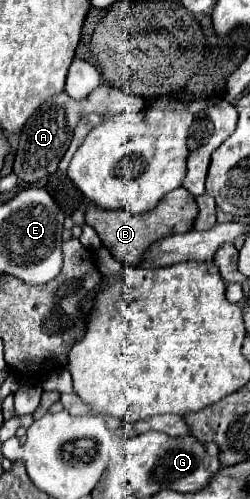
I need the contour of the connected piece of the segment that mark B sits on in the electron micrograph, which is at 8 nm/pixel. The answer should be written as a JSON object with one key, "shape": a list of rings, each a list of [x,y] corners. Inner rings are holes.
{"shape":[[[175,188],[169,194],[159,200],[159,204],[145,212],[145,214],[129,214],[123,208],[117,210],[103,210],[95,204],[87,204],[85,208],[85,222],[99,234],[105,248],[111,250],[111,254],[123,262],[123,264],[139,264],[141,254],[147,250],[147,246],[163,236],[187,232],[193,228],[193,220],[197,218],[197,204],[193,194],[189,194],[185,188]]]}

